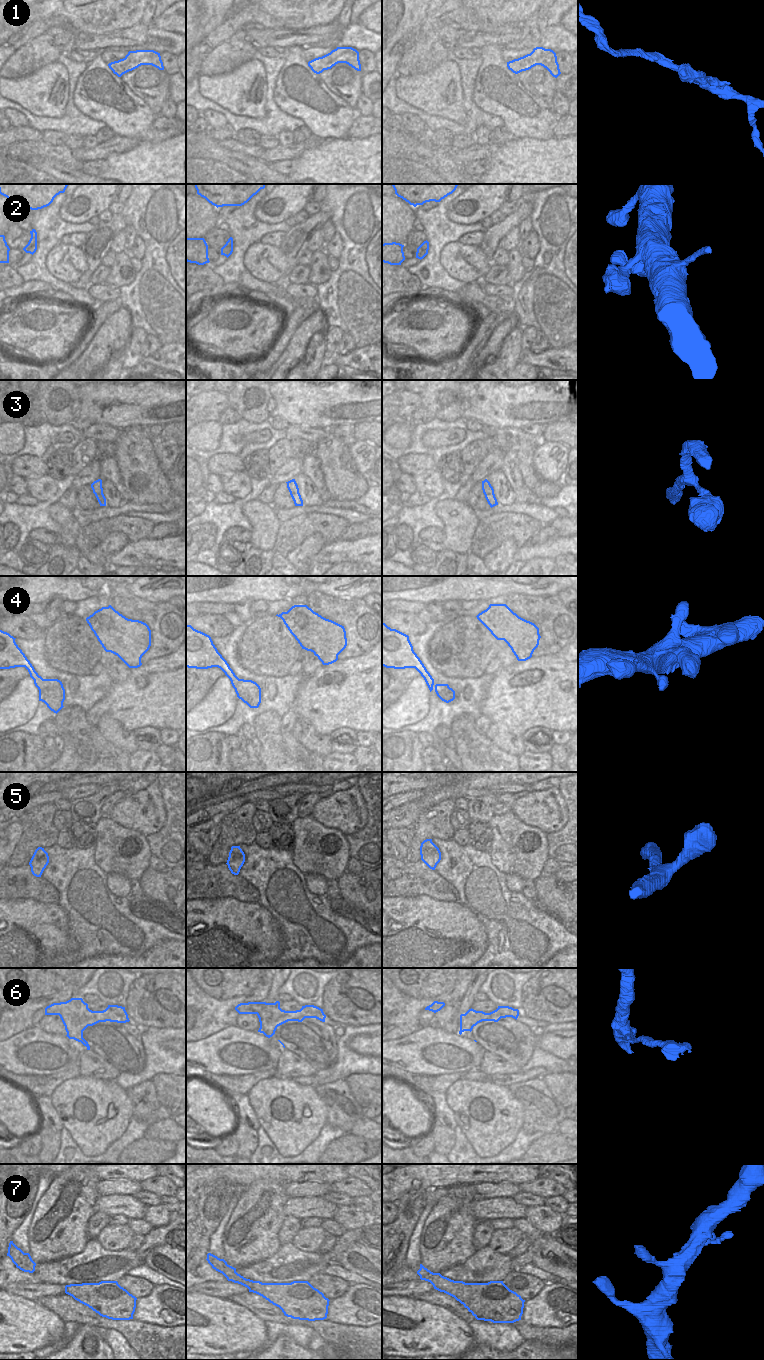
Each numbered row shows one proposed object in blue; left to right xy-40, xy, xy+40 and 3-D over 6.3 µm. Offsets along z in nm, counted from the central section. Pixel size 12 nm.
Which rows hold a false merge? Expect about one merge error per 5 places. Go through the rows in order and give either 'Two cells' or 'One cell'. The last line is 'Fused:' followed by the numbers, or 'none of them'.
1: One cell
2: One cell
3: One cell
4: One cell
5: One cell
6: One cell
7: One cell
Fused: none of them

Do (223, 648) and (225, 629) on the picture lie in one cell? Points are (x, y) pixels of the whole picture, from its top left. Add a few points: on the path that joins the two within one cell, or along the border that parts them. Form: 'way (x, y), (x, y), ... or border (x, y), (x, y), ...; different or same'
border (234, 627), (224, 636), (213, 636), (211, 638); different

